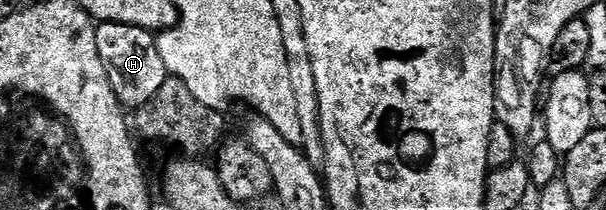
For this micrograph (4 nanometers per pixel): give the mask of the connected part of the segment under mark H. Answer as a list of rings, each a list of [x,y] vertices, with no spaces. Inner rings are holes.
[[[102,23],[97,26],[96,36],[98,53],[106,65],[110,85],[120,98],[121,104],[128,109],[145,107],[154,97],[154,93],[158,93],[158,89],[162,89],[162,85],[170,77],[162,61],[162,53],[158,53],[156,35],[134,25]]]

